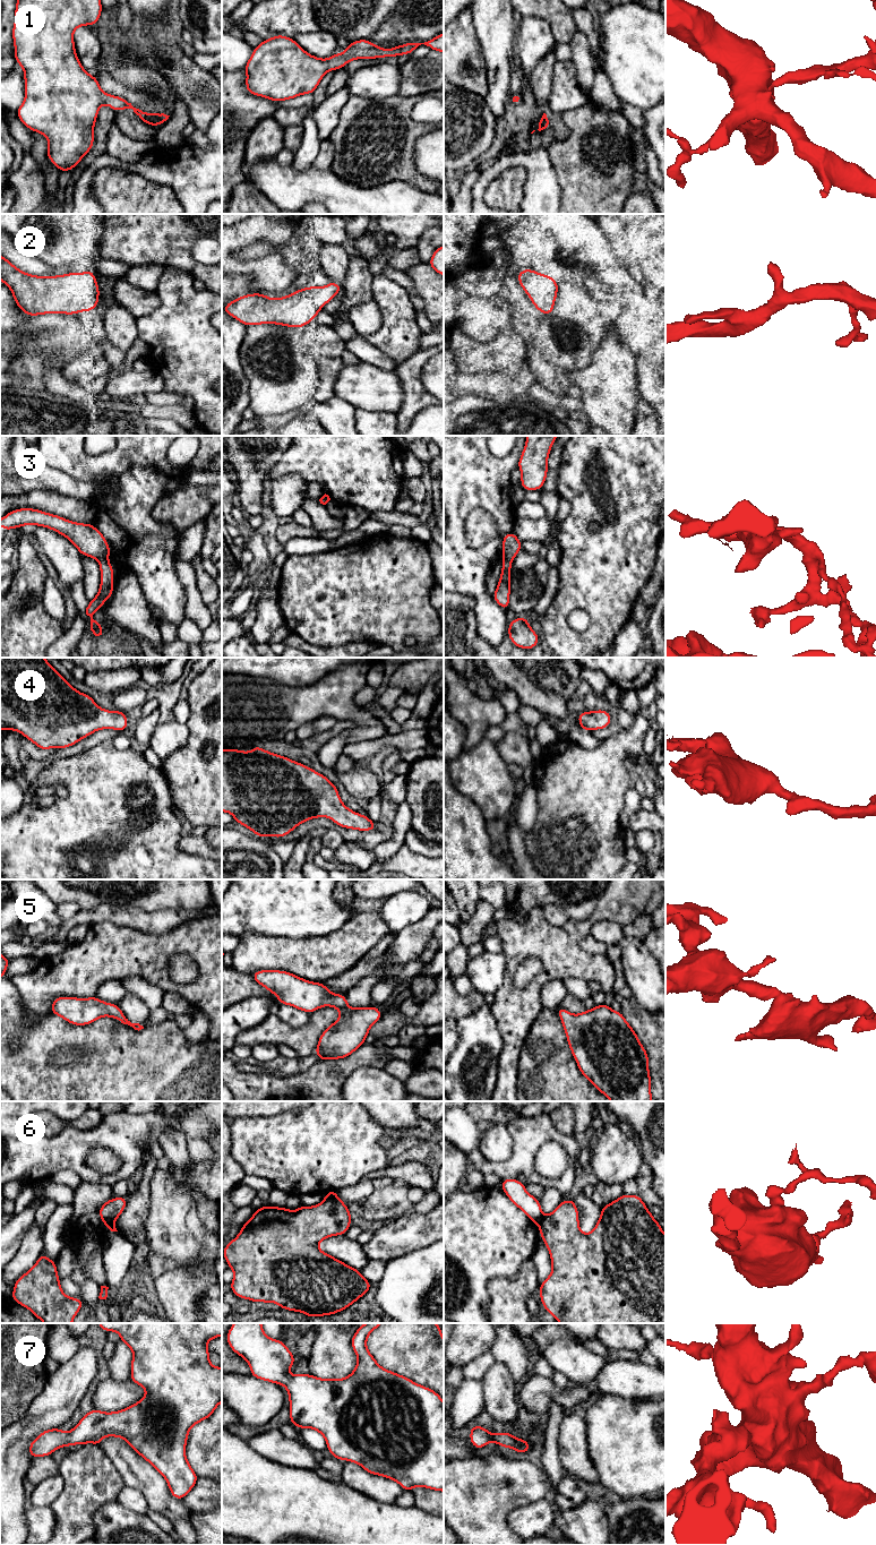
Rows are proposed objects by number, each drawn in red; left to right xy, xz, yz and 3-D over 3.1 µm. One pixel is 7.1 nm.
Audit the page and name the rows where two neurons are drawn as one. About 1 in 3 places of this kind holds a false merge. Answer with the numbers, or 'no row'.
3, 6

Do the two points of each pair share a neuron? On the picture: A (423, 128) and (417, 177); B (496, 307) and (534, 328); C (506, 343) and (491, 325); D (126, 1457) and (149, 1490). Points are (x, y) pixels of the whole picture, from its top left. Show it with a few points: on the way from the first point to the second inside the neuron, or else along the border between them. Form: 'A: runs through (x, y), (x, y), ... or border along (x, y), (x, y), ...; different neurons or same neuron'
A: runs through (411, 138), (408, 142), (408, 164); same neuron
B: border along (499, 294), (510, 307), (510, 326); different neurons
C: border along (509, 326), (488, 341), (475, 341), (472, 338); different neurons
D: runs through (130, 1465), (147, 1482); same neuron

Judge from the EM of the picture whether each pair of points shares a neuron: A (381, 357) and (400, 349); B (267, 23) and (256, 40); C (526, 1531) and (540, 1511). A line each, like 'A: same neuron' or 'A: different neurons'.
A: different neurons
B: different neurons
C: same neuron

